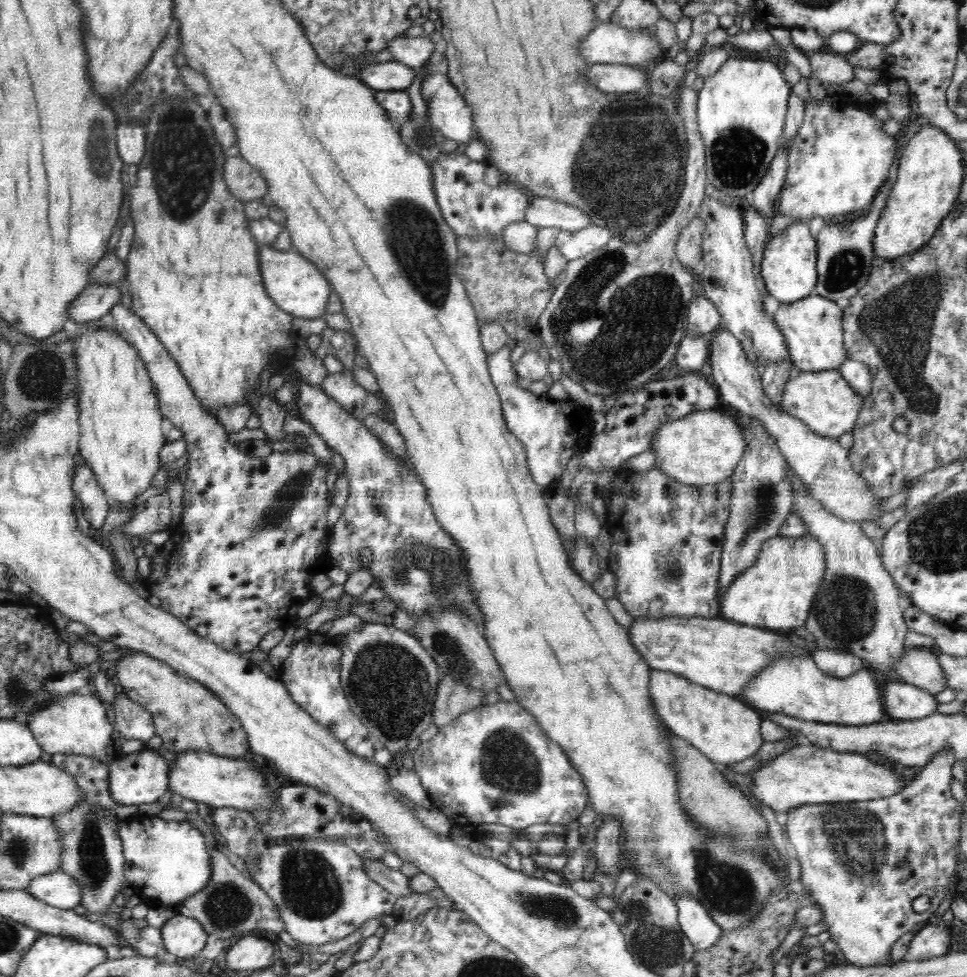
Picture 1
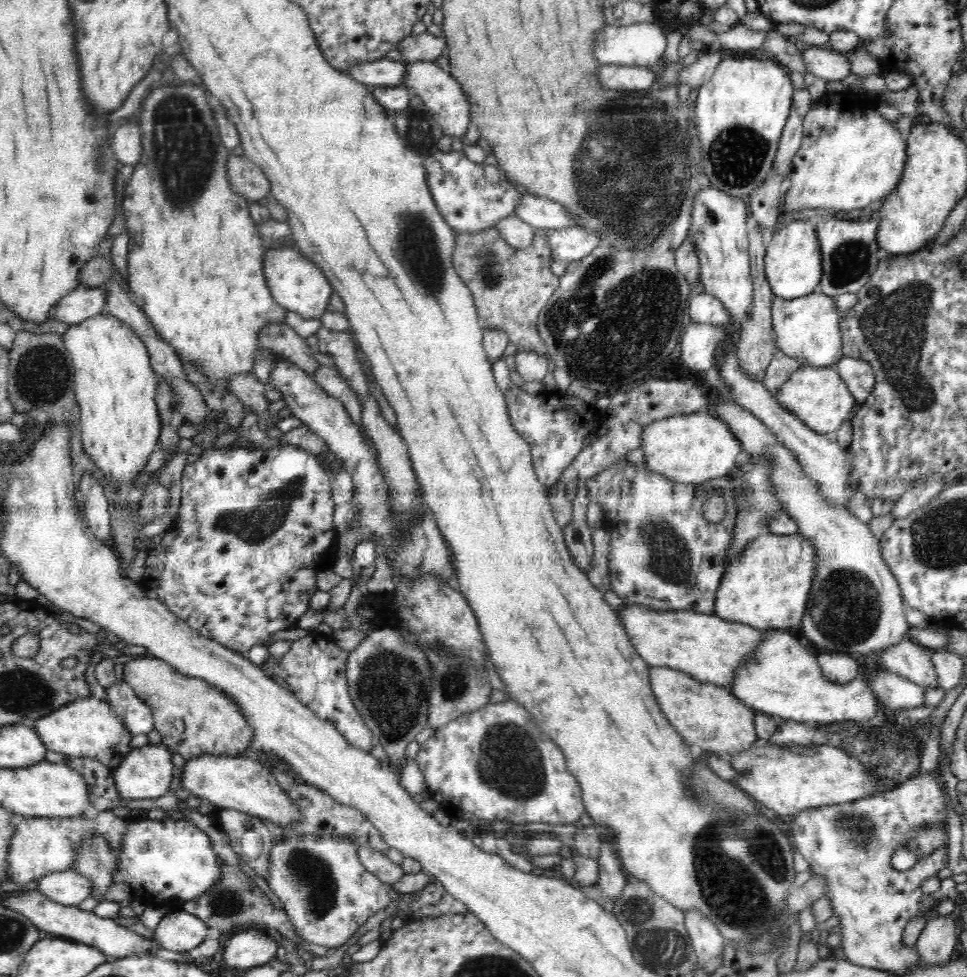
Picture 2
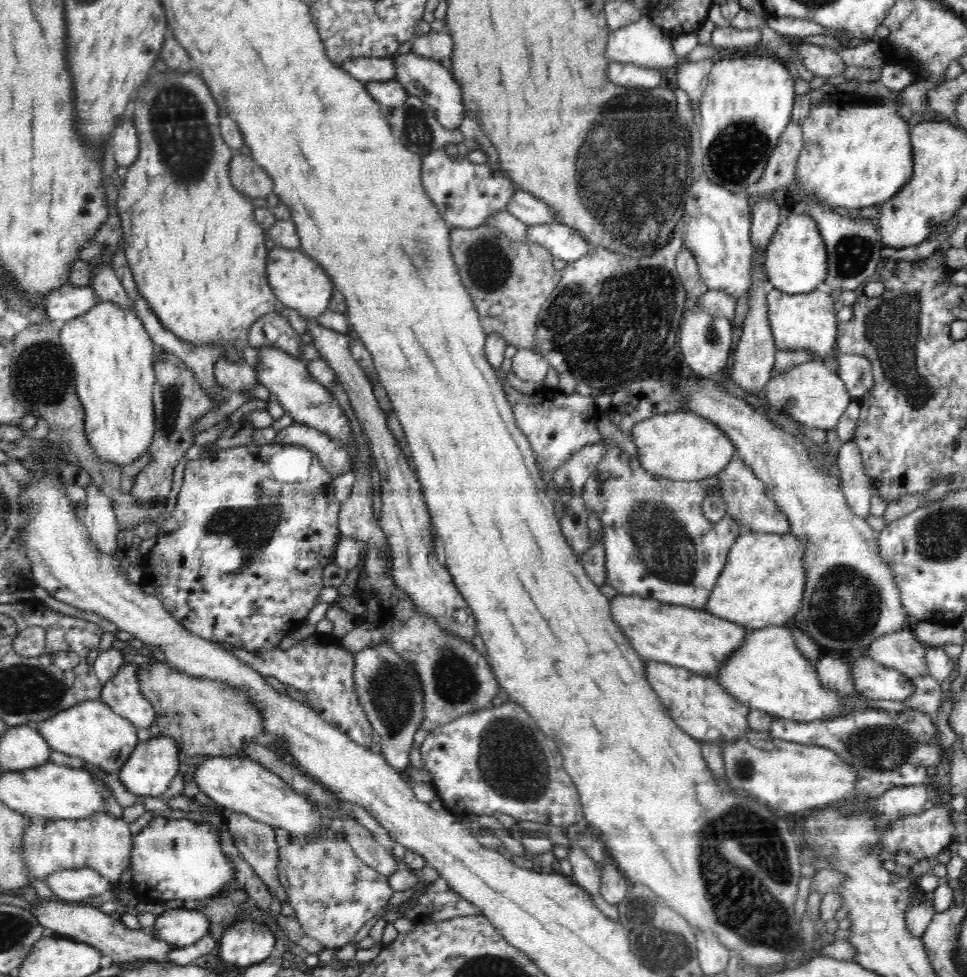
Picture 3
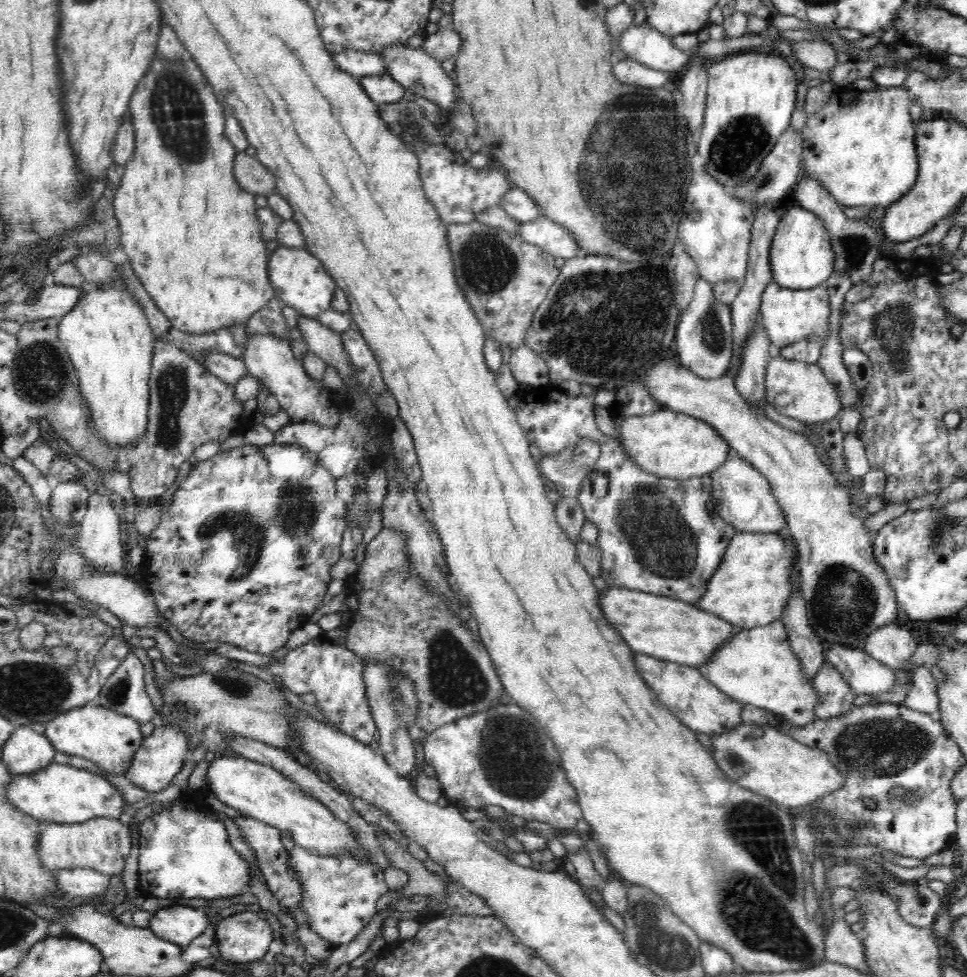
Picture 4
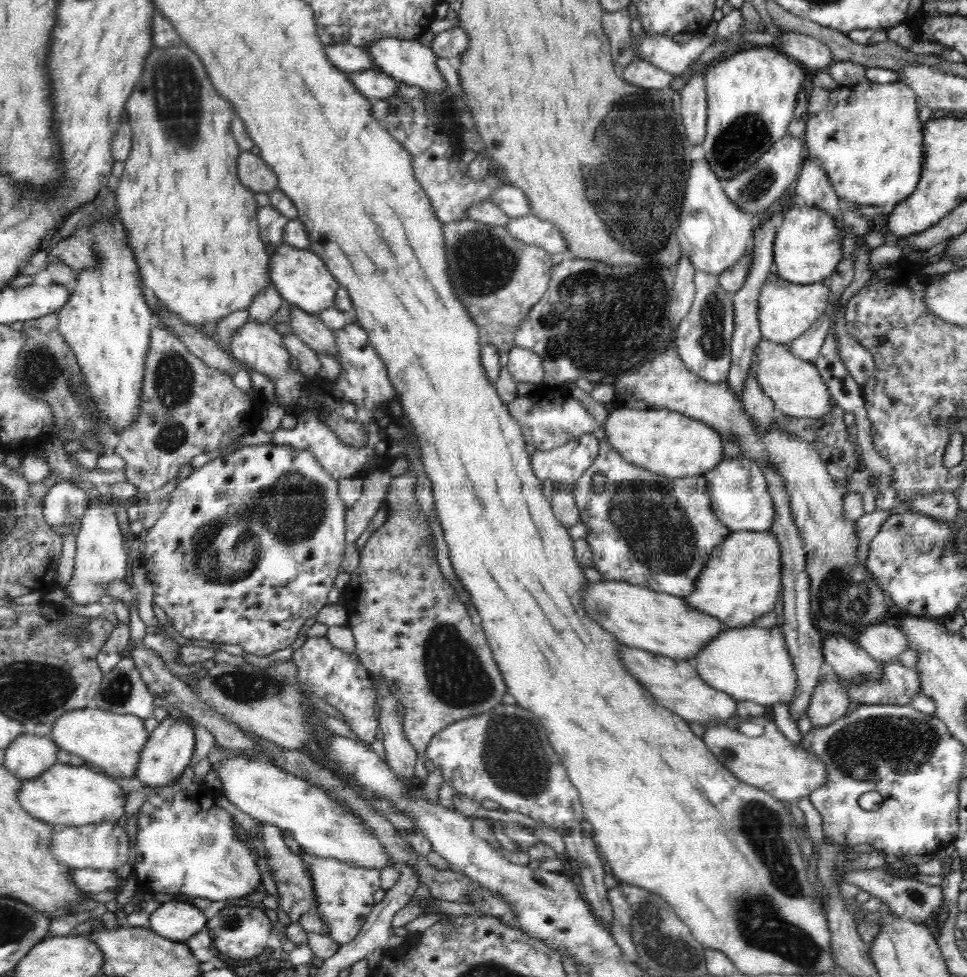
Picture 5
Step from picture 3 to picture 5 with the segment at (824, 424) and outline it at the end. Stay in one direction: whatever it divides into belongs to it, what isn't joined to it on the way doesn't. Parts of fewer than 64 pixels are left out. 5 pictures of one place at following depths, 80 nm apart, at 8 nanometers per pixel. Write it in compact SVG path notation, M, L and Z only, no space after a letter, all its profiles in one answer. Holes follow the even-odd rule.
M765 339L759 342L755 353L752 370L764 393L774 401L777 412L781 411L794 419L820 418L831 412L834 405L833 398L828 385L824 383L818 368L813 363L792 355L786 345Z

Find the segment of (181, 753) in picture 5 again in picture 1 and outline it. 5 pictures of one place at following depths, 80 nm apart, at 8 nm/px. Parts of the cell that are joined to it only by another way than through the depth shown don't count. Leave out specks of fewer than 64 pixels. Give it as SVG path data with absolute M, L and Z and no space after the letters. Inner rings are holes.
M144 748L124 755L120 760L110 761L107 764L110 776L110 797L120 806L142 805L157 803L168 792L169 764L166 759L157 753L156 749Z

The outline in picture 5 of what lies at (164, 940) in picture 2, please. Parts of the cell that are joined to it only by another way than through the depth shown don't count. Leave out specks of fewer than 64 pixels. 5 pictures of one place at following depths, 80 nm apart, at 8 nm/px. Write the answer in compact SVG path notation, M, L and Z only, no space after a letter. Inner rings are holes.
M173 900L150 908L149 927L174 942L186 942L207 926L207 918L192 902Z

